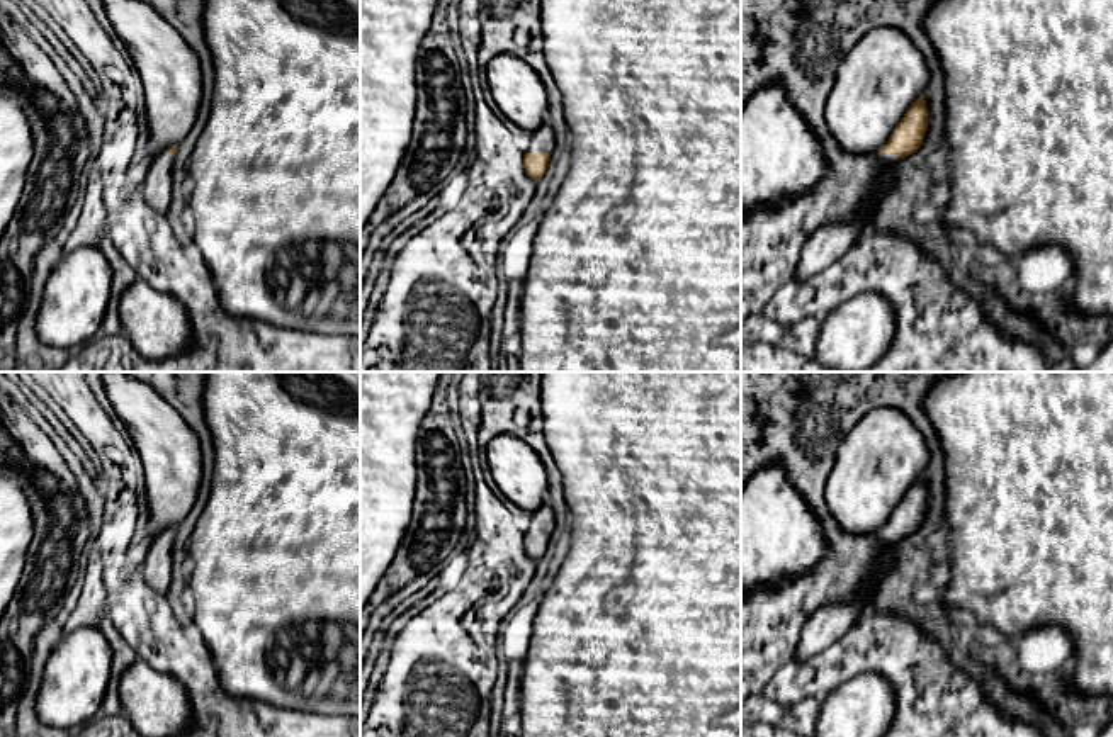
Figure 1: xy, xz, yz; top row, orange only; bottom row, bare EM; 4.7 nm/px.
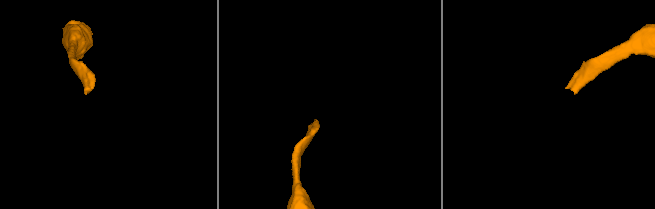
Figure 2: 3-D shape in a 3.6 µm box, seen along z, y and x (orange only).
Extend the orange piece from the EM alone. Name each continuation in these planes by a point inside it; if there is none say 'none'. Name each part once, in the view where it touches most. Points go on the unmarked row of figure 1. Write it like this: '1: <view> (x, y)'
1: xz (542, 520)

